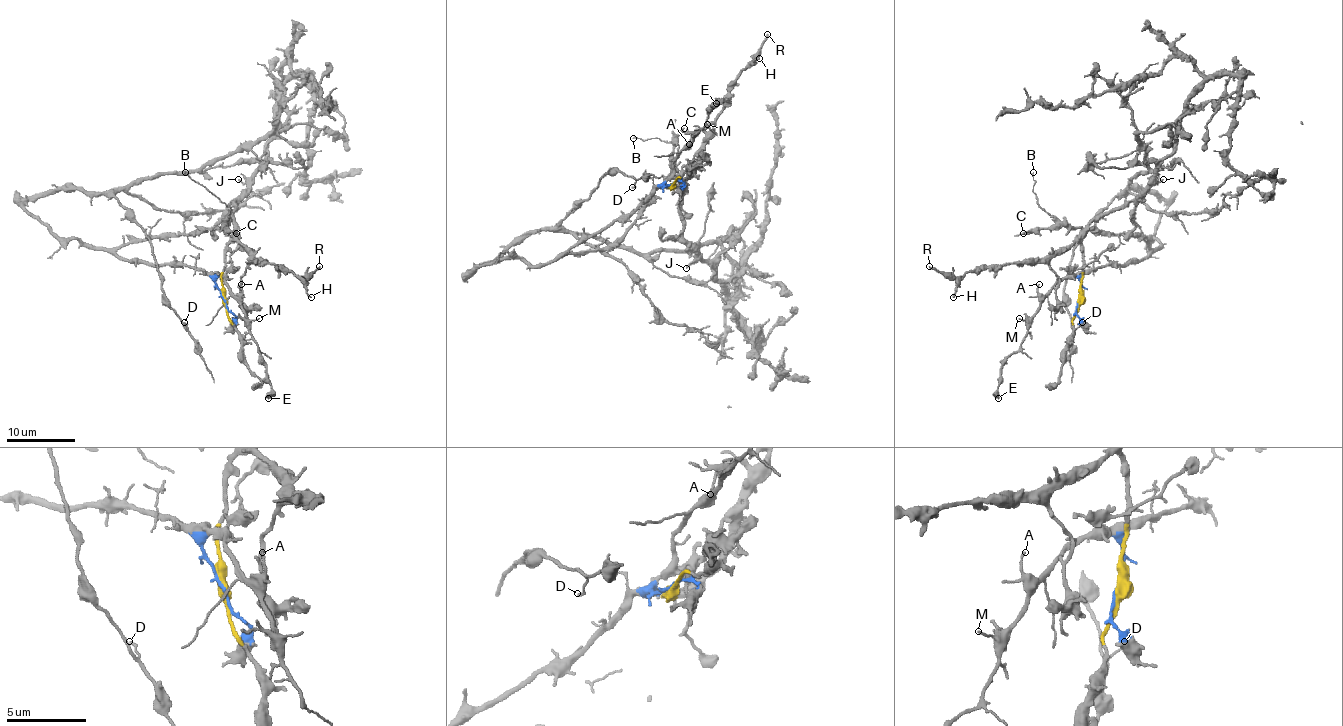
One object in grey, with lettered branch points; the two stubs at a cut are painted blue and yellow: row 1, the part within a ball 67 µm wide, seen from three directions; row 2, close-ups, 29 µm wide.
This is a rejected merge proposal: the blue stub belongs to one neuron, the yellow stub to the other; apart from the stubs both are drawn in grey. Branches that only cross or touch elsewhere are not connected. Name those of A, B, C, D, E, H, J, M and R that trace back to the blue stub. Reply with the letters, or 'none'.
A, B, C, D, E, M

